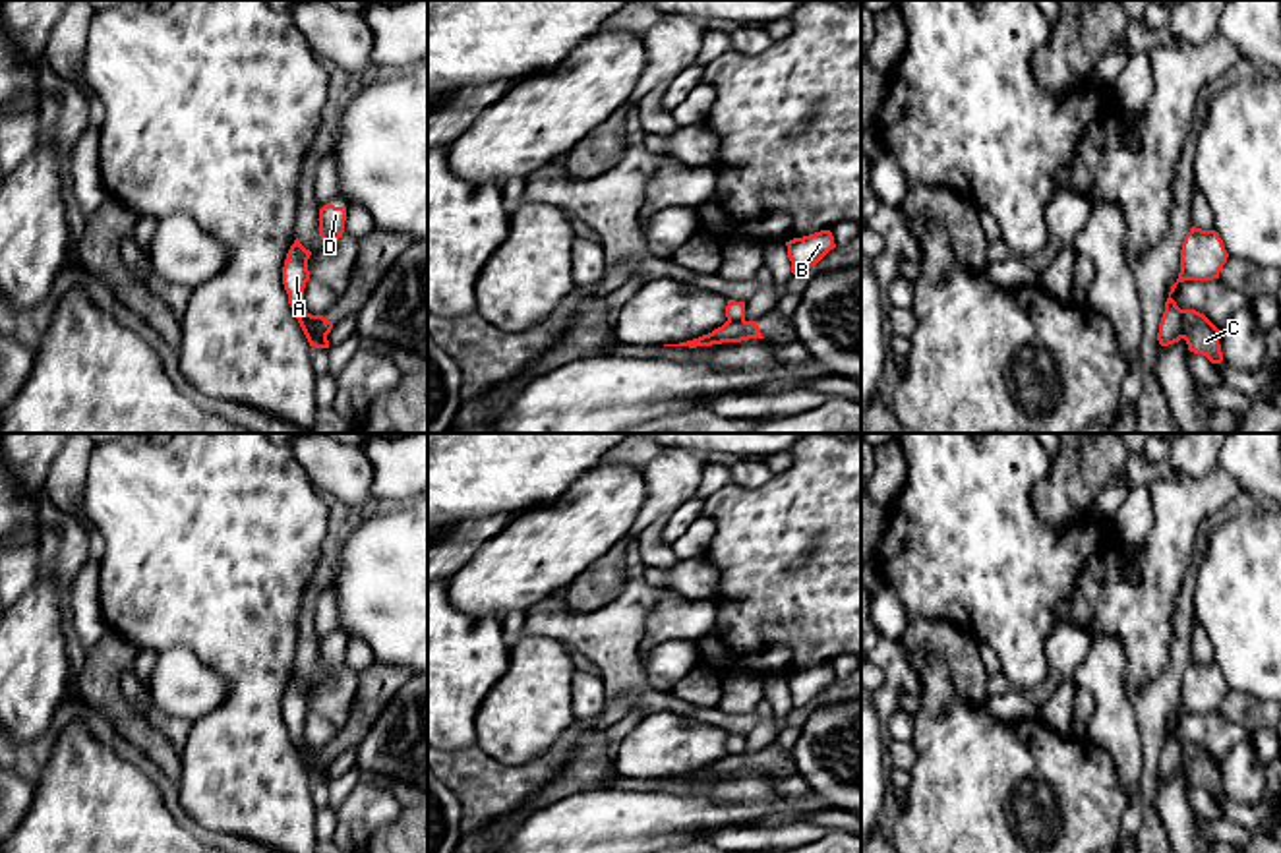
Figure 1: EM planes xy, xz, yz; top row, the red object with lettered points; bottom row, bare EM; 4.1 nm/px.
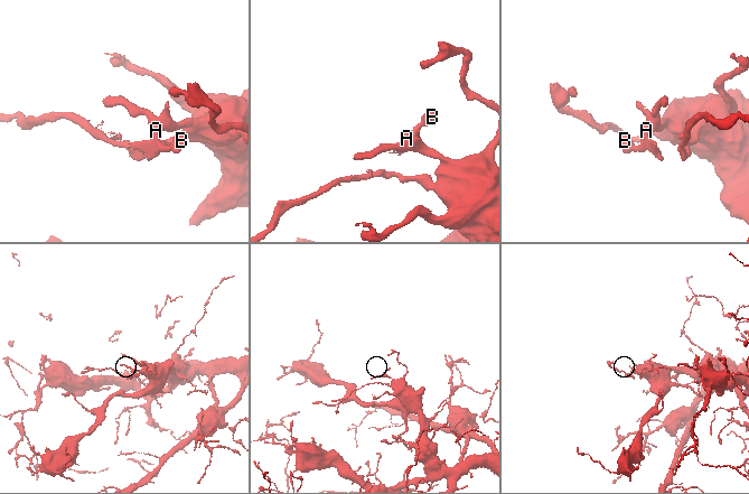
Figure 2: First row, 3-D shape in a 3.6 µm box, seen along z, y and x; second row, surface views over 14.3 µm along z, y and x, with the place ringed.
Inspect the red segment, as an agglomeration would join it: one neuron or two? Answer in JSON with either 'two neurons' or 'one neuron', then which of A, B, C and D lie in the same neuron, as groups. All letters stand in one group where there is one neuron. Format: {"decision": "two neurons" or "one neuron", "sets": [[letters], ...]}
{"decision": "two neurons", "sets": [["A", "B", "D"], ["C"]]}

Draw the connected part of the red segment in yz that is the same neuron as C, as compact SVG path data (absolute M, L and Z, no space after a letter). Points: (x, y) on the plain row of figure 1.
M1182 743L1182 772L1188 783L1206 789L1211 797L1223 795L1219 762L1200 745Z

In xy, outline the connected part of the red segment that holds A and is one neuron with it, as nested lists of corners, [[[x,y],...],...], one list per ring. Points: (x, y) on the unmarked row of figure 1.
[[[296,671],[284,692],[283,718],[288,727],[288,737],[306,768],[310,779],[329,781],[327,768],[321,768],[315,764],[315,760],[310,756],[310,747],[304,739],[304,721],[306,721],[306,716],[310,714],[310,704],[308,704],[310,689],[312,689],[312,685],[306,683],[300,677],[300,673]]]

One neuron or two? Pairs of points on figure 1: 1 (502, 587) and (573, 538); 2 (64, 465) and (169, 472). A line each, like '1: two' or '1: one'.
1: one
2: two

